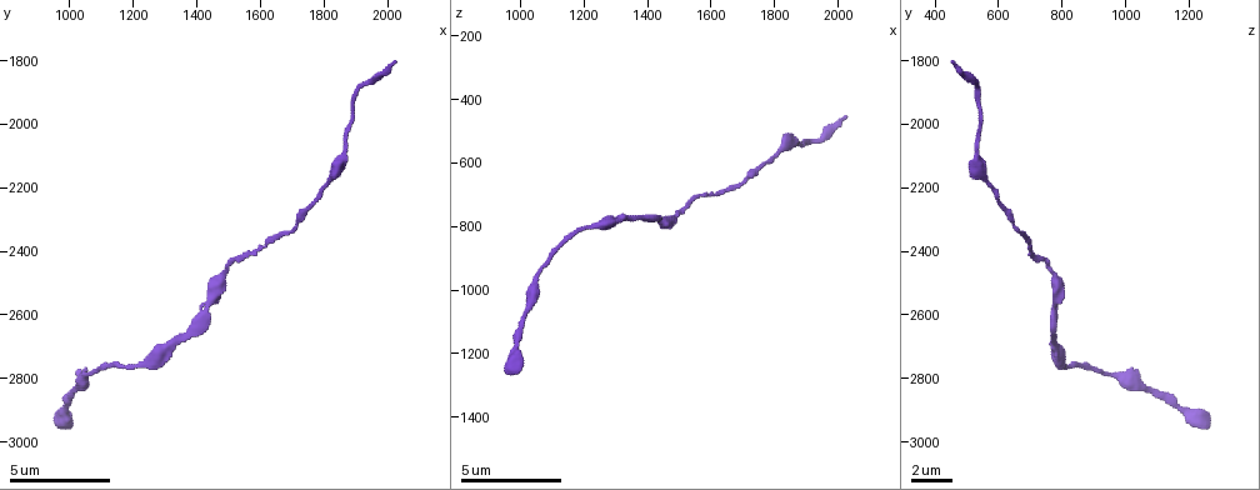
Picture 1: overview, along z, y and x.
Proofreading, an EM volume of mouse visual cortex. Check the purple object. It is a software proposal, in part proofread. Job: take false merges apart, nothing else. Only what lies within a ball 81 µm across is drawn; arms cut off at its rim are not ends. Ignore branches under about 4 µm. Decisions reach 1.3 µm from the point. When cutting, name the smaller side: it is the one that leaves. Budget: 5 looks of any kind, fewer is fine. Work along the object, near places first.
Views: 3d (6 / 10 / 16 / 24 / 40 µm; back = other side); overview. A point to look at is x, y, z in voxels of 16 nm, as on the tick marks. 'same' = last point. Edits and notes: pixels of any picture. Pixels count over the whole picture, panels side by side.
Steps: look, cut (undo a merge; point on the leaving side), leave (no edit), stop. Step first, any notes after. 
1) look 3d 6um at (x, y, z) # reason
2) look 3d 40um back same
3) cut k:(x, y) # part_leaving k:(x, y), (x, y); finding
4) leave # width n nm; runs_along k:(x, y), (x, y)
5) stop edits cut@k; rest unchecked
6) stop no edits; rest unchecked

look 3d 6um at (1470, 2500, 780)

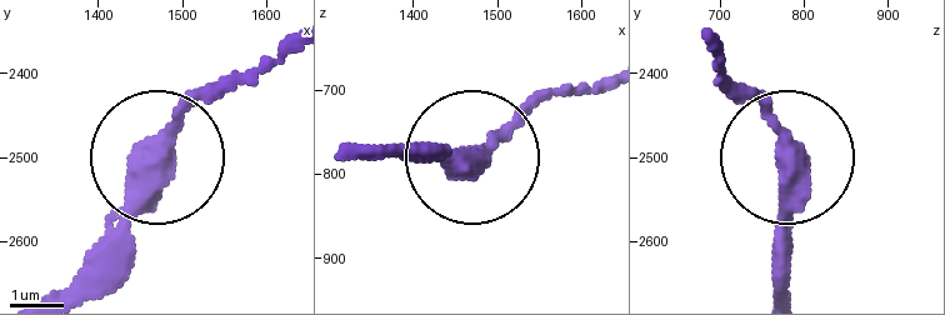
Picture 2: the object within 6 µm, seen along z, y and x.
leave # width 440 nm; runs_along 2:(166, 151), (153, 200), (94, 264); continuous, no second neuron

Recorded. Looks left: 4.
look 3d 16um at (1230, 2740, 790) # thick turns thin

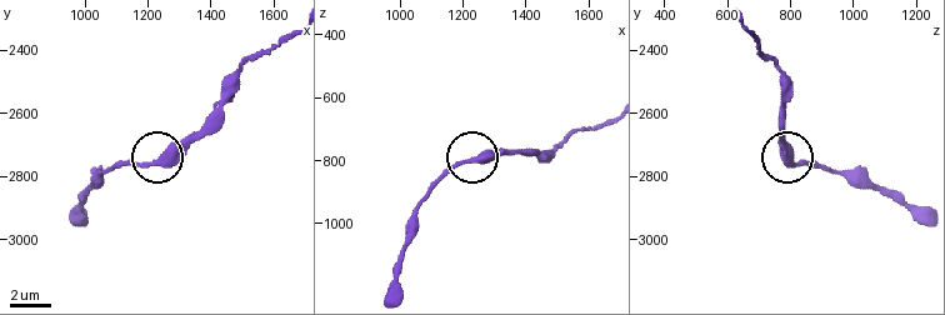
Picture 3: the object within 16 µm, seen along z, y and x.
leave # runs_along 3:(238, 79), (233, 98), (203, 128), (151, 161), (114, 164); one neuron here

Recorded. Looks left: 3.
look 3d 6um at (1870, 2080, 540) # calibre changes

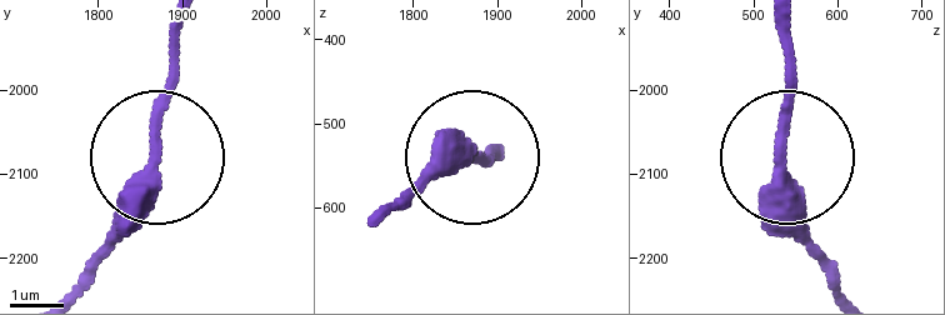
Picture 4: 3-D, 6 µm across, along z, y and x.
look 3d 6um back at (1870, 2070, 535)

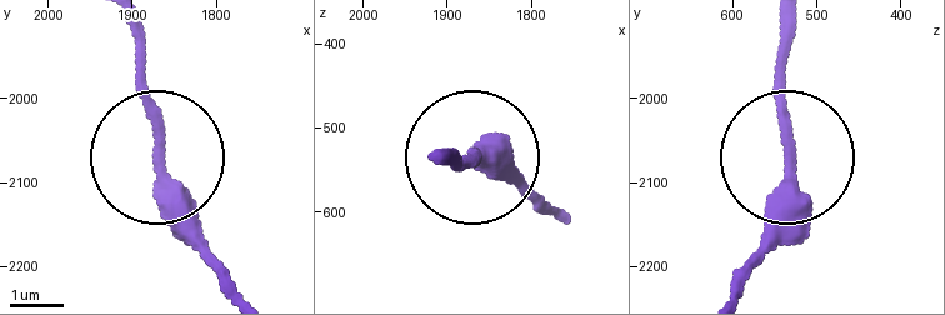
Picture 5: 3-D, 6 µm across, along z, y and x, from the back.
leave # runs_along 5:(558, 218), (513, 173), (459, 160); all the same neuron

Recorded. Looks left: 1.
stop no edits; rest unchecked

